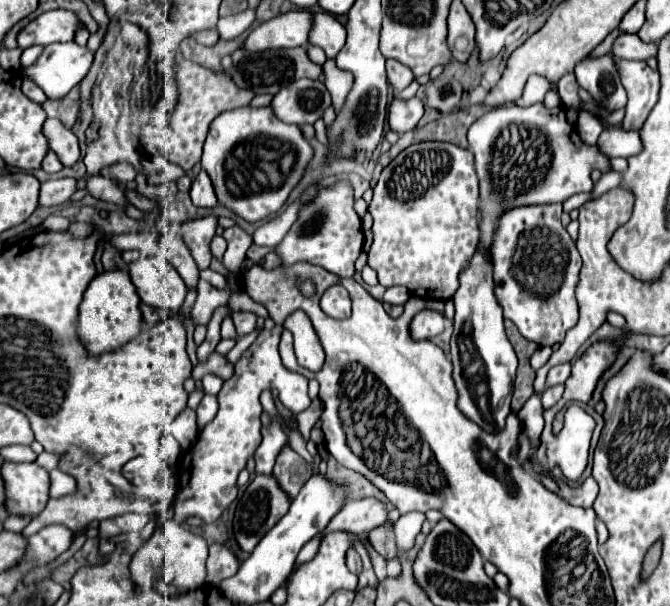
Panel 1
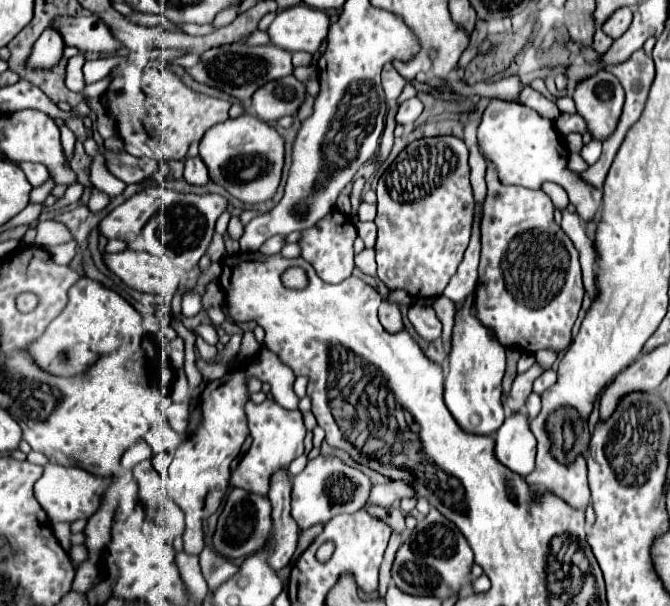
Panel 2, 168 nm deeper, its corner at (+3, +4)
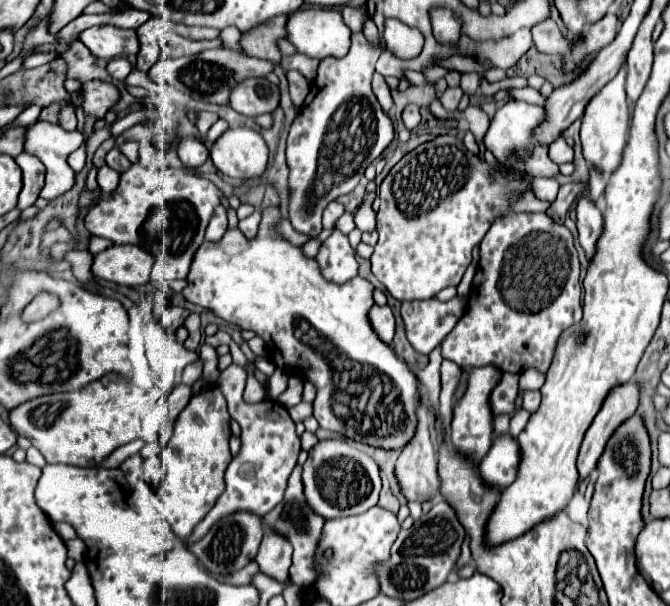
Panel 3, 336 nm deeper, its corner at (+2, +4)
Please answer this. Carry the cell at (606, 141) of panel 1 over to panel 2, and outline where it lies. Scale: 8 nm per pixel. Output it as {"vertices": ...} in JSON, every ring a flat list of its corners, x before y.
{"vertices":[[596,140,588,142,588,144,580,150,580,156,584,158,584,162,586,162,588,166,592,166,592,164,600,158,600,154,602,154,602,142,596,142]]}

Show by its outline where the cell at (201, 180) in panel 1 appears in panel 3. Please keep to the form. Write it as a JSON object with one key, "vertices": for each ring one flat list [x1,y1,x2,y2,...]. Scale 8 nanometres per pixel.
{"vertices":[[183,138,179,142,177,154,179,154,183,166,189,168,189,170,197,170,209,158,207,146,201,140,197,140,197,138]]}

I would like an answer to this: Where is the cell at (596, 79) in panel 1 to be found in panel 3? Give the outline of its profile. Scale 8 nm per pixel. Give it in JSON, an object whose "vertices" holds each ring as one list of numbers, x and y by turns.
{"vertices":[[625,68,619,70,619,74,597,92,583,114,581,124,581,144,583,144,583,156,591,166,599,168,609,176,621,162,623,146,627,140,627,128,629,128,629,112,627,112,627,100,625,100]]}

